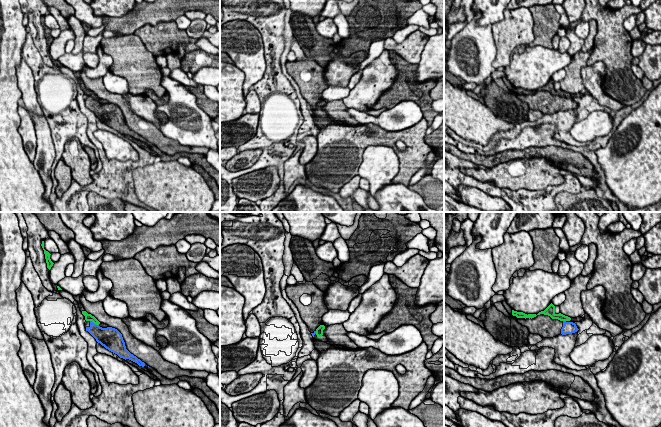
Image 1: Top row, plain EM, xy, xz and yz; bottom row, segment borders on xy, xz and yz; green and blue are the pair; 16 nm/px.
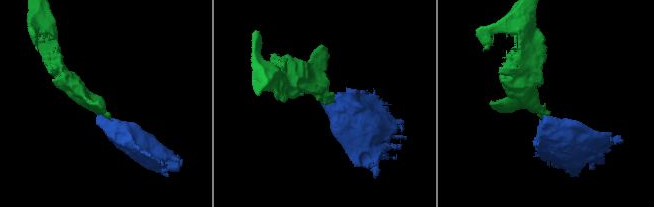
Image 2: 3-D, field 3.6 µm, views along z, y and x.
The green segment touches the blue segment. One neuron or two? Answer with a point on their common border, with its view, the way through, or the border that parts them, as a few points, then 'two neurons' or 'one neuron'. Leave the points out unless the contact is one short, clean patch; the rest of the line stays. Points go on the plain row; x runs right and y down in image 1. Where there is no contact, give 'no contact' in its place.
contact xy (94, 99); border xy (90, 96), (98, 101); two neurons

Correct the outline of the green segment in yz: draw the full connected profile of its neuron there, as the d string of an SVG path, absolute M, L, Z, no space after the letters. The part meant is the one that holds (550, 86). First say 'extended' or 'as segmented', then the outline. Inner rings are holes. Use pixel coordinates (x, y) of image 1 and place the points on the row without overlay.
as segmented; M551 79L544 87L539 88L537 91L544 90L550 92L552 95L558 95L560 97L570 97L571 94L561 89L555 89L555 82Z

